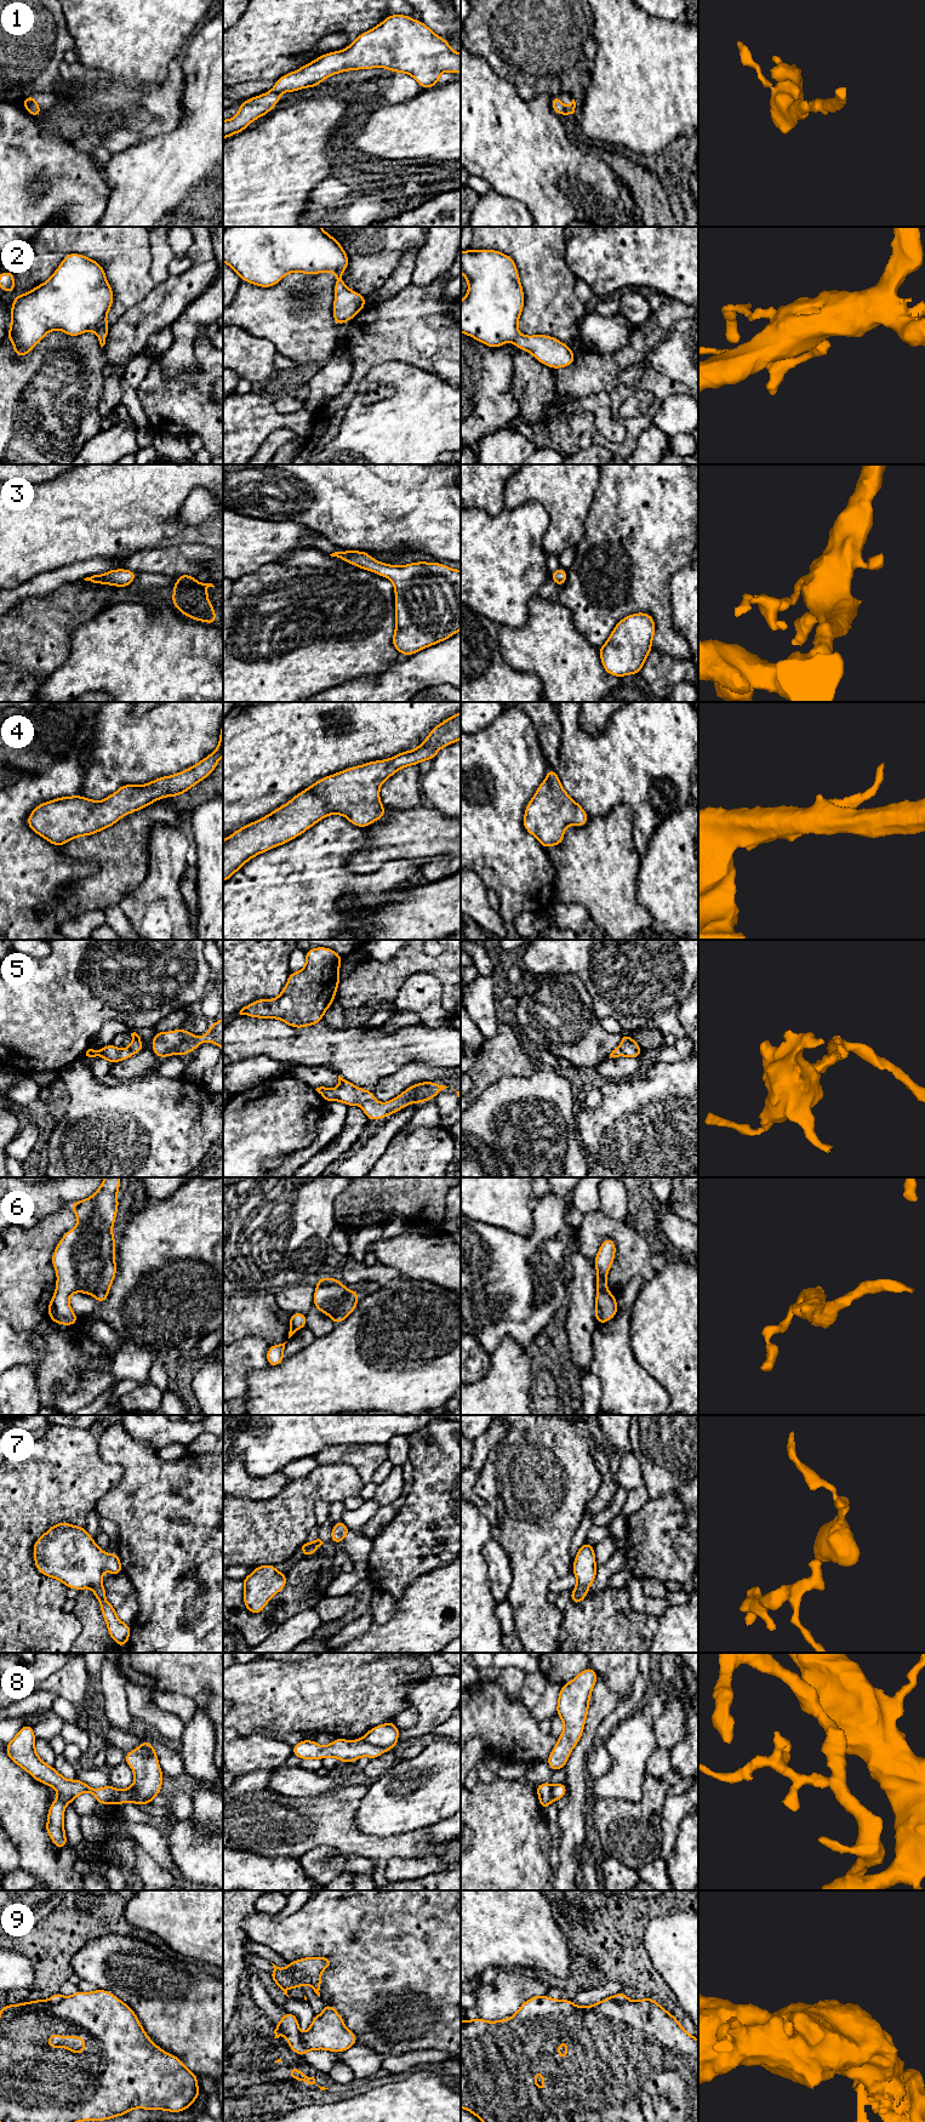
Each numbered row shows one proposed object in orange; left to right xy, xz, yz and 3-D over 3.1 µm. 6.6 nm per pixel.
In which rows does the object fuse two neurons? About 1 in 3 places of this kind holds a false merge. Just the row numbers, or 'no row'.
8, 9

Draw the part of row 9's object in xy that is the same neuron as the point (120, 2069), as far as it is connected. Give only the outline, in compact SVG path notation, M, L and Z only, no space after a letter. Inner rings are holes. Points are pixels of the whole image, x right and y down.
M97 1989L93 1992L76 1991L64 1997L59 2003L52 2004L48 2001L35 2000L19 2004L6 2004L0 2010L0 2122L80 2122L104 2121L129 2114L133 2109L164 2110L181 2112L189 2109L193 2101L200 2097L198 2076L188 2070L181 2059L164 2052L147 2035L137 2015L126 2003L115 1997L112 1992ZM58 2036L62 2038L82 2038L84 2050L78 2053L69 2047L52 2047L47 2038Z

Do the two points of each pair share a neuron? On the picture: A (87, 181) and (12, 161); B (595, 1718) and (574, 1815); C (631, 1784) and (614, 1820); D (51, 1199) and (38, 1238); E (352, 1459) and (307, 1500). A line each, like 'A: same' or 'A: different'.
A: same
B: same
C: different
D: different
E: different

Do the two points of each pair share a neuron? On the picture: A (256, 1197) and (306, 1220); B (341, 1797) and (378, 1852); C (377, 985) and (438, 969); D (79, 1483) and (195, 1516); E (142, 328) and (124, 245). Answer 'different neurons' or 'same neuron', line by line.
A: same neuron
B: same neuron
C: same neuron
D: different neurons
E: different neurons

